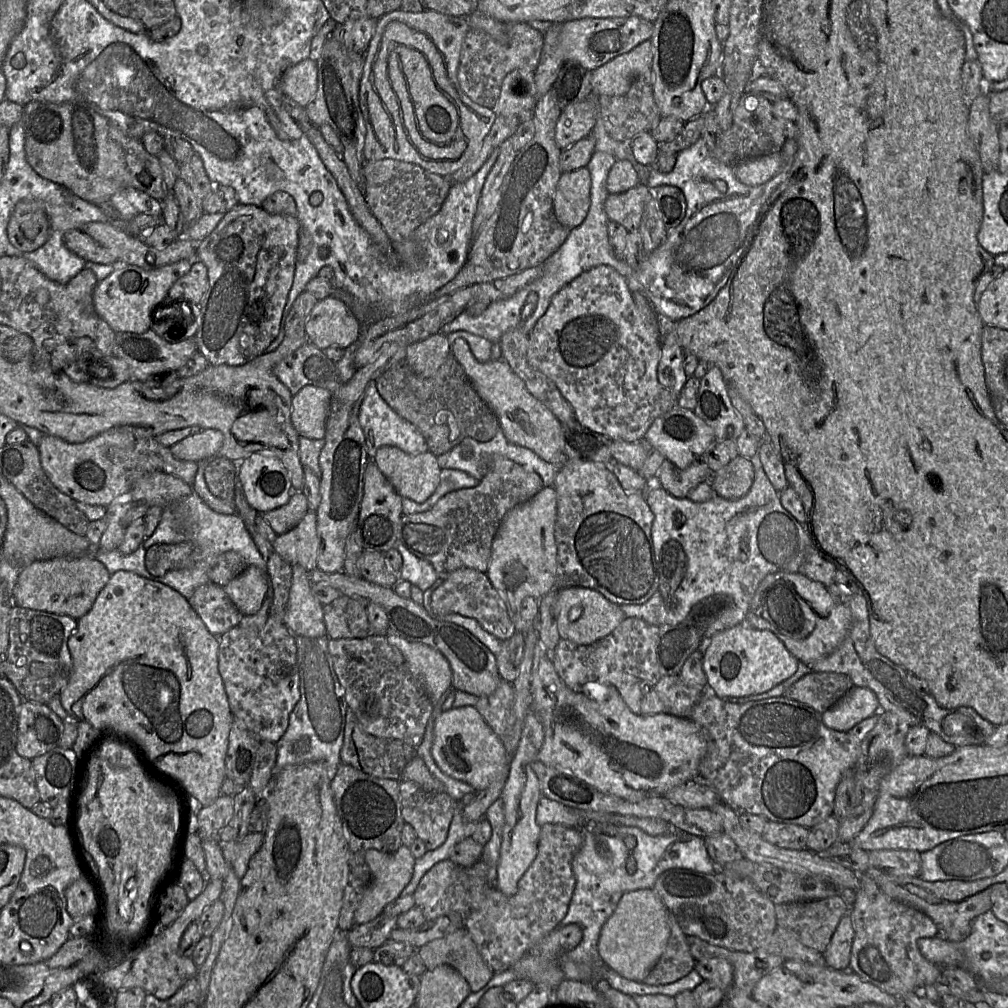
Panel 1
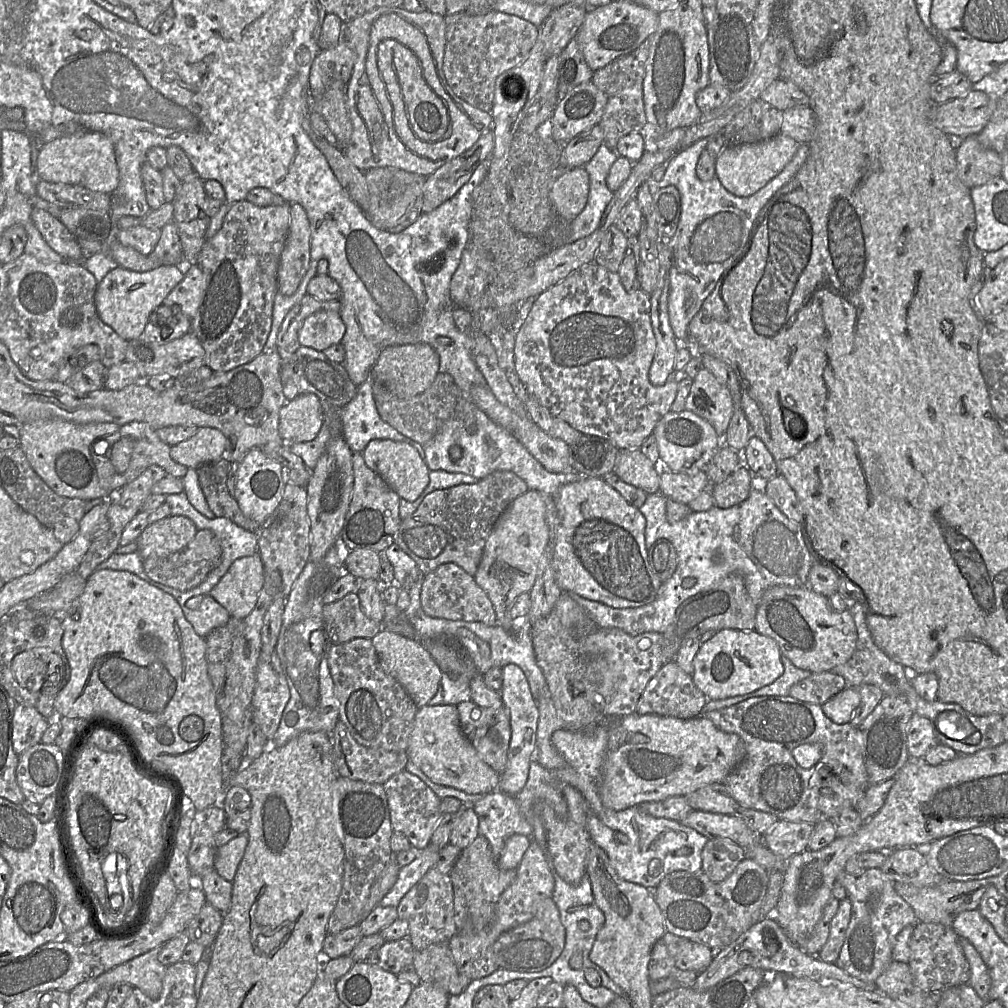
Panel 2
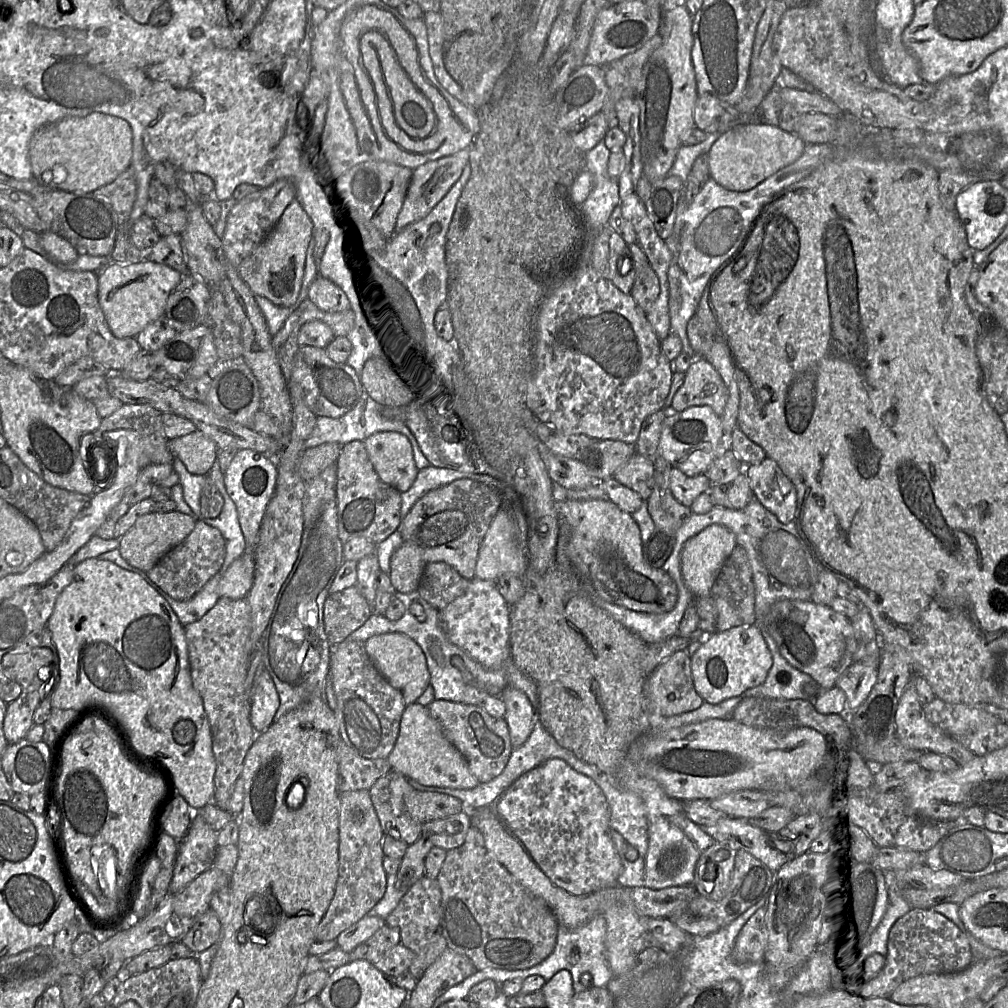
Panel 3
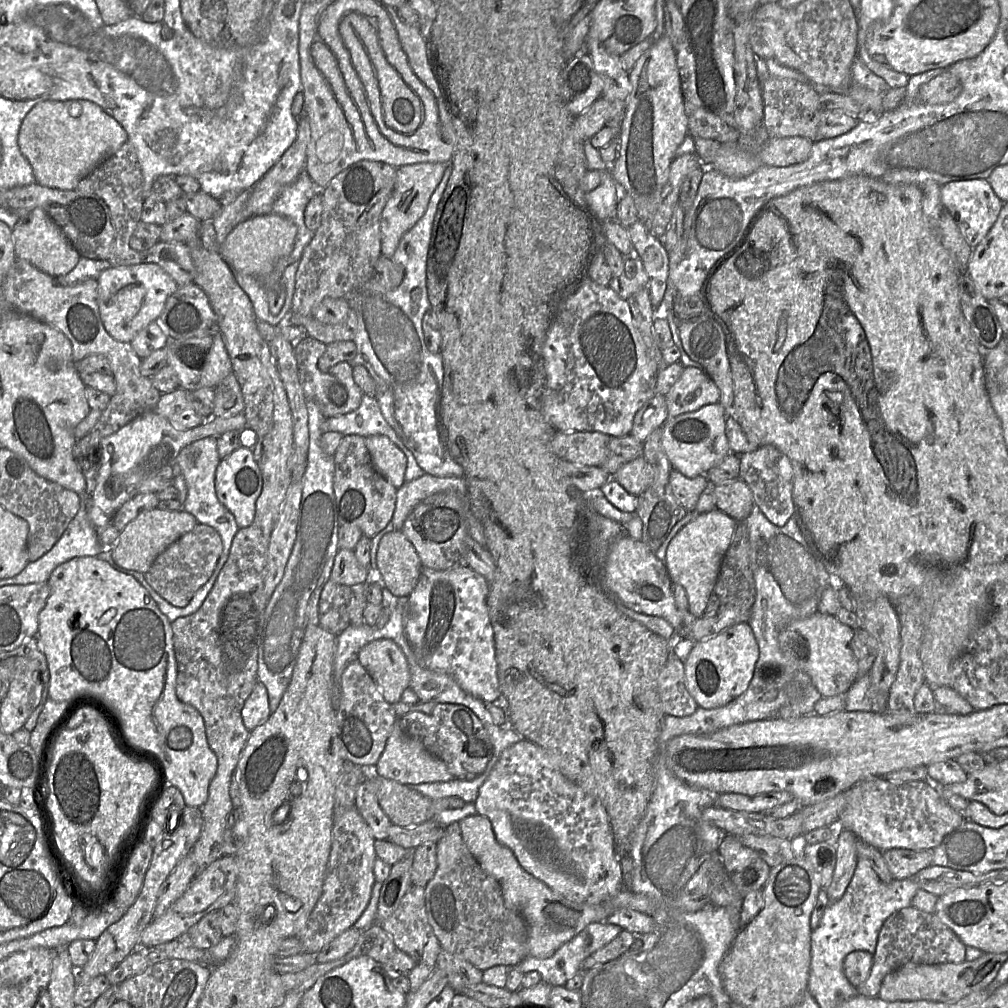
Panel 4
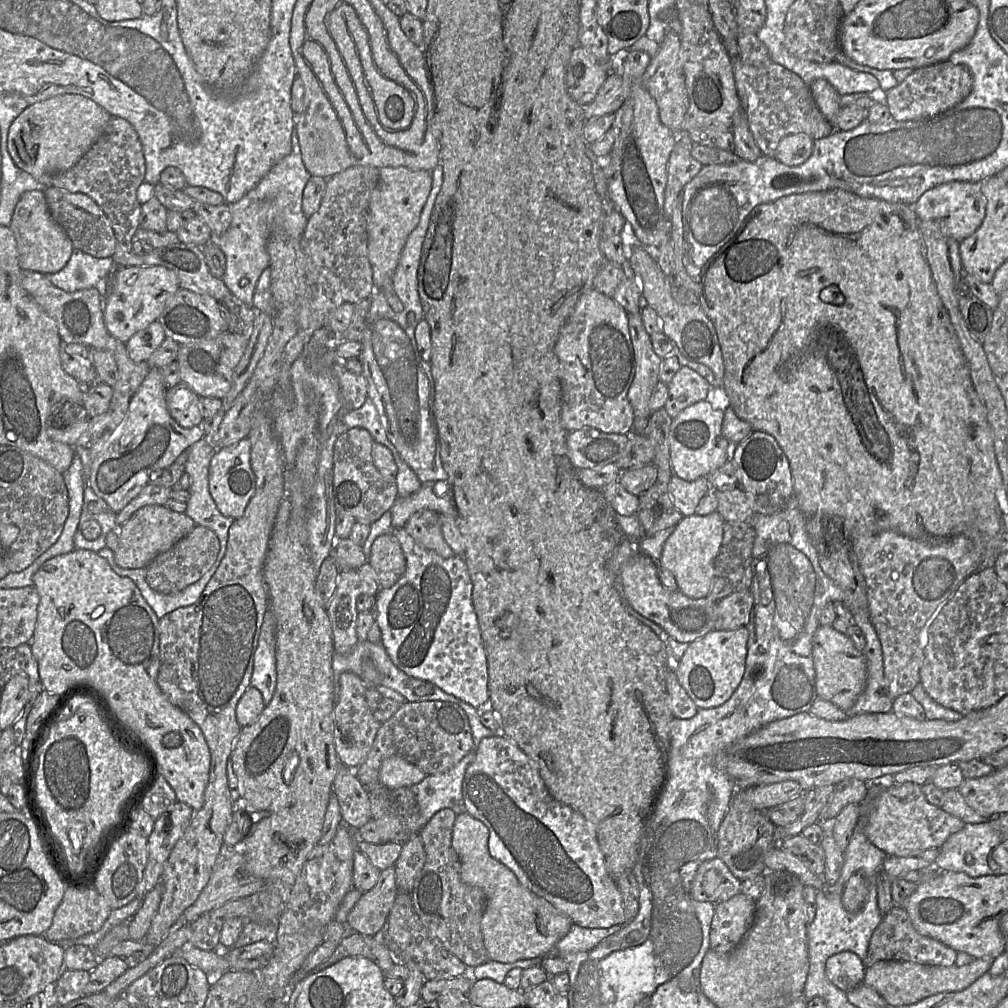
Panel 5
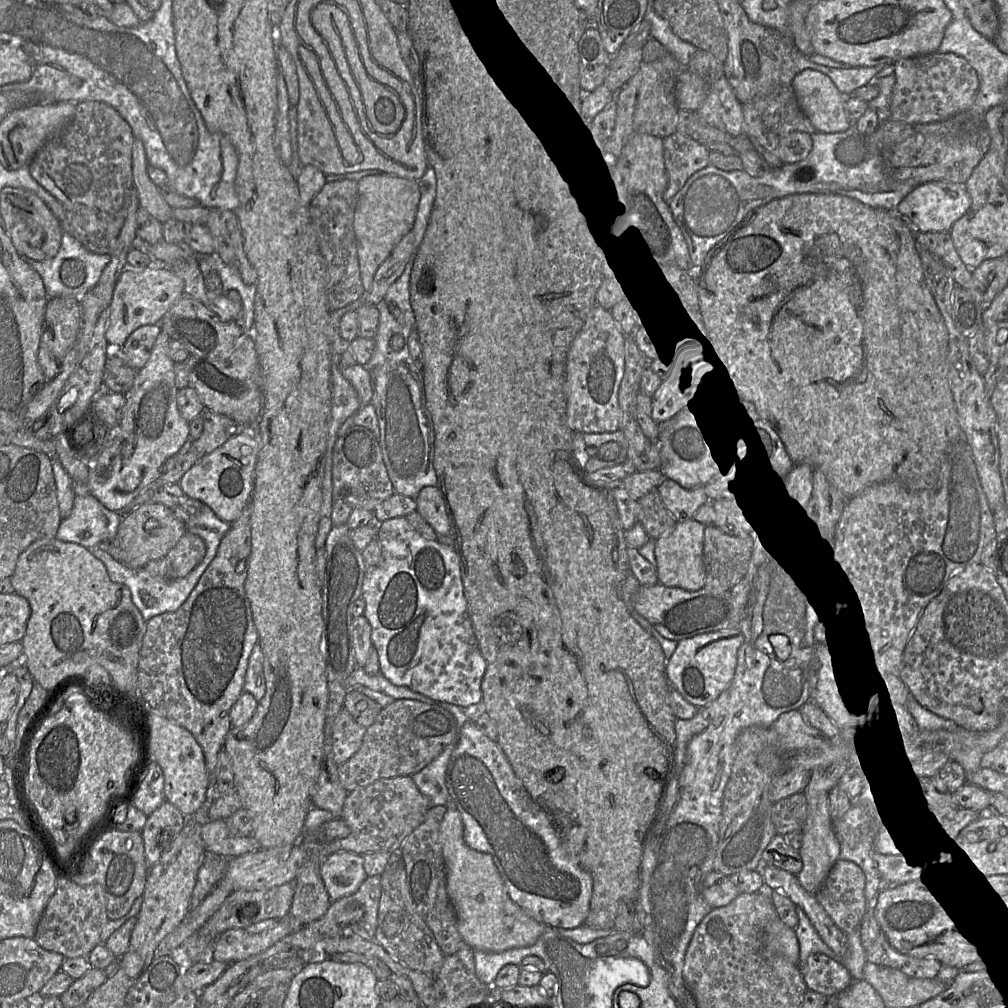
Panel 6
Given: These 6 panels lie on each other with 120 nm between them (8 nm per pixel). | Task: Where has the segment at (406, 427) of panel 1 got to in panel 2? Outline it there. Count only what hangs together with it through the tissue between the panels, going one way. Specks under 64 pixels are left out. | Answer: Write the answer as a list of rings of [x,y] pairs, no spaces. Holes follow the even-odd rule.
[[[371,380],[365,381],[359,386],[354,399],[341,411],[343,437],[353,452],[360,452],[373,439],[390,439],[406,442],[411,445],[411,439],[400,433],[397,429],[385,422],[379,415],[373,396],[373,384]]]

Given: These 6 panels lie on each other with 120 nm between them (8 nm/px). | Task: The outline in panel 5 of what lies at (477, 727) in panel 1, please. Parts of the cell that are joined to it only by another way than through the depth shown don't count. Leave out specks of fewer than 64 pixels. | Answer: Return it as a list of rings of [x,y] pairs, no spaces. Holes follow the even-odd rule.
[[[397,756],[386,758],[380,767],[380,782],[388,789],[410,788],[426,776],[427,774],[417,766]]]

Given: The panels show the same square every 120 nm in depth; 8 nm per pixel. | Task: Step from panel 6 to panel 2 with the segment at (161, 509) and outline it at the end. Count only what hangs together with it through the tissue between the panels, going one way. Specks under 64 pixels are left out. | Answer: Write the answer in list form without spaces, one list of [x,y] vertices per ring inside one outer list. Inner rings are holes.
[[[170,515],[149,524],[143,530],[136,540],[137,552],[143,560],[167,557],[185,547],[197,530],[189,518]]]

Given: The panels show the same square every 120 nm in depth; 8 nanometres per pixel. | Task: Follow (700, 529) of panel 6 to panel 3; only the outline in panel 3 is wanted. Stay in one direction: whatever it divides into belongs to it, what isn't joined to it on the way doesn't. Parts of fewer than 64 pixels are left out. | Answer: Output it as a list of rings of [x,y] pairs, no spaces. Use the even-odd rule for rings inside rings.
[[[712,524],[690,538],[681,553],[681,572],[688,589],[696,598],[708,597],[724,563],[736,547],[736,536],[721,524]]]

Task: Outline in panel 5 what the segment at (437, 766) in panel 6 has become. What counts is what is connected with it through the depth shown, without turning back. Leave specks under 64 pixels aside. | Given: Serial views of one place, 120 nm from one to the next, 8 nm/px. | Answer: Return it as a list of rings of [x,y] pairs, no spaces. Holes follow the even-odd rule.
[[[474,754],[466,755],[456,766],[441,774],[427,775],[420,783],[410,787],[419,805],[419,826],[422,829],[430,819],[442,809],[451,809],[462,800],[462,783],[467,767],[472,762]]]

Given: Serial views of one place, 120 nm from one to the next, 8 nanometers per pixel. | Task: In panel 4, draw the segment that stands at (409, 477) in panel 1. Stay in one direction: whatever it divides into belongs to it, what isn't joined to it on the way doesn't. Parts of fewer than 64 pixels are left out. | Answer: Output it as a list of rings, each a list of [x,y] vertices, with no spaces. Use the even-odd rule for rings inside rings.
[[[372,435],[365,438],[375,469],[397,490],[405,483],[407,458],[389,438]]]

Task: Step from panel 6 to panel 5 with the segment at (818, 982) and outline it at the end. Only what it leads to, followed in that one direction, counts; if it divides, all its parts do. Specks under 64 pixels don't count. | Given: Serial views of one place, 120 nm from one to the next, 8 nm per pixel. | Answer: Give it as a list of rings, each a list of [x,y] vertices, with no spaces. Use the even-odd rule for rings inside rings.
[[[850,951],[831,956],[825,964],[826,977],[846,993],[863,984],[865,969],[860,957]]]

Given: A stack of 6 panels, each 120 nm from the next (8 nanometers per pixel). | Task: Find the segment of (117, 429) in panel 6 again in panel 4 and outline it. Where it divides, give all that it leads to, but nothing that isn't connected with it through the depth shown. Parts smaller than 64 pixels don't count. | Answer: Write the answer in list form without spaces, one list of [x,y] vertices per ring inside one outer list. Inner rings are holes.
[[[155,410],[144,413],[121,427],[116,433],[102,439],[90,454],[90,461],[97,466],[96,486],[92,493],[85,494],[86,514],[89,521],[96,529],[103,529],[112,522],[116,511],[129,499],[138,493],[140,484],[147,478],[156,475],[165,466],[174,466],[178,453],[187,445],[206,437],[218,438],[224,432],[230,430],[242,431],[246,428],[246,419],[243,413],[229,417],[211,417],[203,423],[191,429],[179,429]]]

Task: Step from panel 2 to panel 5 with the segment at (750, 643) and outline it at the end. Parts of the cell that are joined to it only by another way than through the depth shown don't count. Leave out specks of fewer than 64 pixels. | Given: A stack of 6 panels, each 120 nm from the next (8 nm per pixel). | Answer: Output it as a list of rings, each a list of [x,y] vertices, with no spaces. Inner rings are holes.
[[[746,627],[712,630],[691,642],[681,659],[676,660],[677,678],[698,709],[722,705],[737,689],[745,672],[748,639]]]

